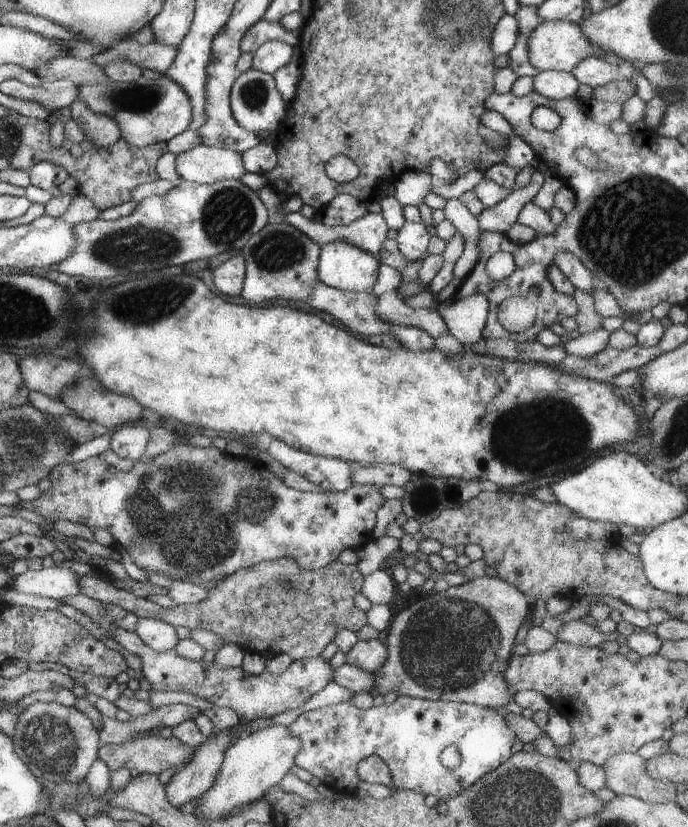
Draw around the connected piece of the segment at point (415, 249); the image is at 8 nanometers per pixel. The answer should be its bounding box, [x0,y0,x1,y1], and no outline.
[395,221,429,262]

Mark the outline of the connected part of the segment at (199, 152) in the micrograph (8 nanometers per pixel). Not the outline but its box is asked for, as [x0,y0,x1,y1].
[175,144,246,184]

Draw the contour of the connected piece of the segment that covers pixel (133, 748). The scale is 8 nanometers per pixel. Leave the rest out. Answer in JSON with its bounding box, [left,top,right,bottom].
[97,734,195,774]

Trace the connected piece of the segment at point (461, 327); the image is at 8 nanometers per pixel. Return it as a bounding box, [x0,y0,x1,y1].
[436,292,488,348]

